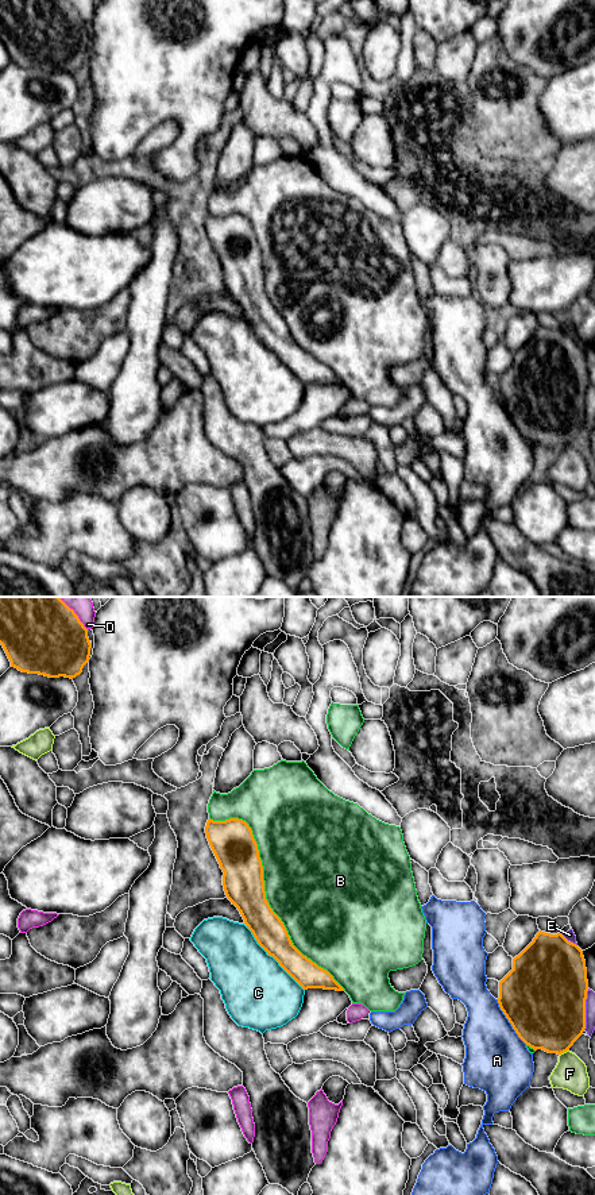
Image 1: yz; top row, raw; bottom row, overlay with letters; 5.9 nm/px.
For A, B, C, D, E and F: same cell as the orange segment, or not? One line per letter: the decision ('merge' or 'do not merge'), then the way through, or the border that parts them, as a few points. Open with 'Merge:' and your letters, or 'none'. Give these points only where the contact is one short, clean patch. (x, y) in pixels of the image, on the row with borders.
Merge: none
A: do not merge
B: do not merge
C: do not merge
D: do not merge
E: do not merge
F: do not merge

